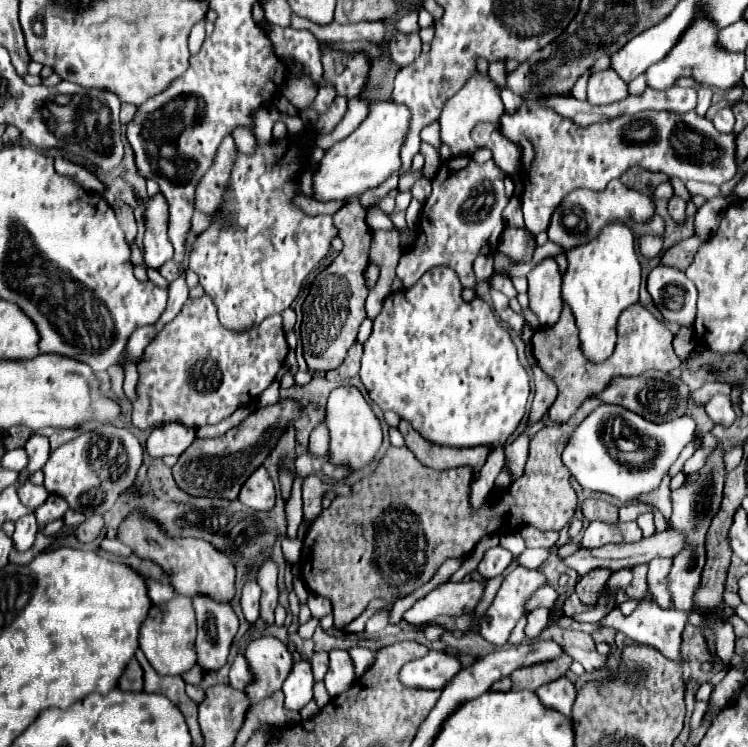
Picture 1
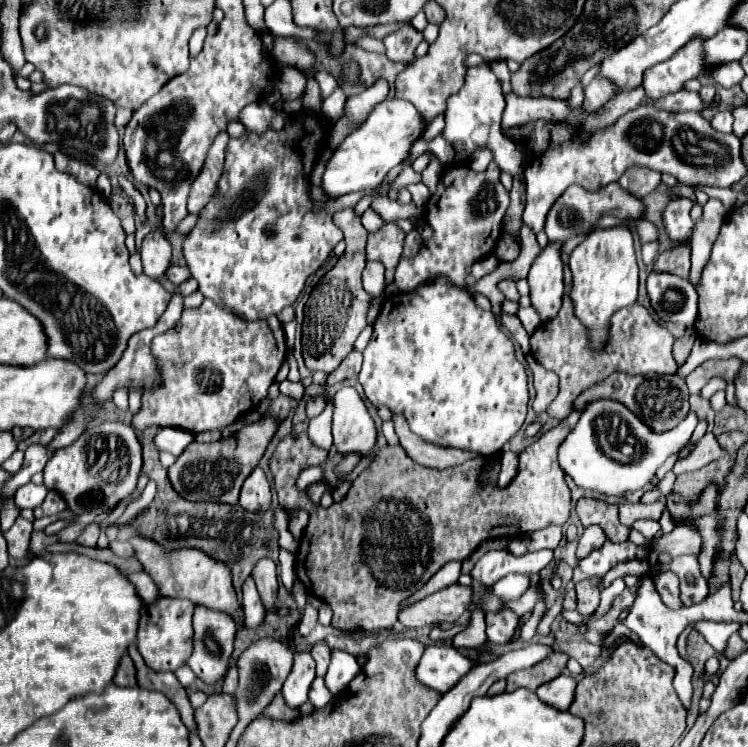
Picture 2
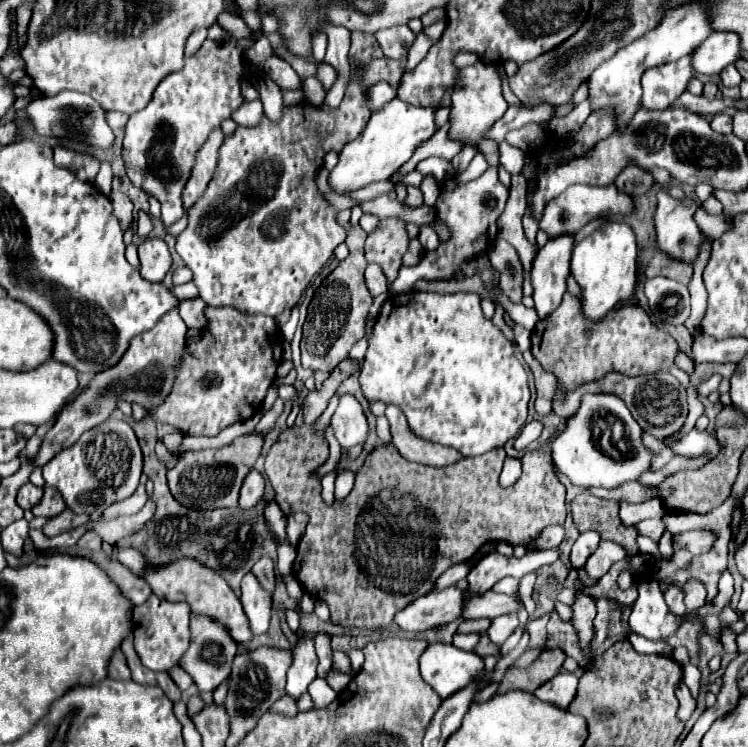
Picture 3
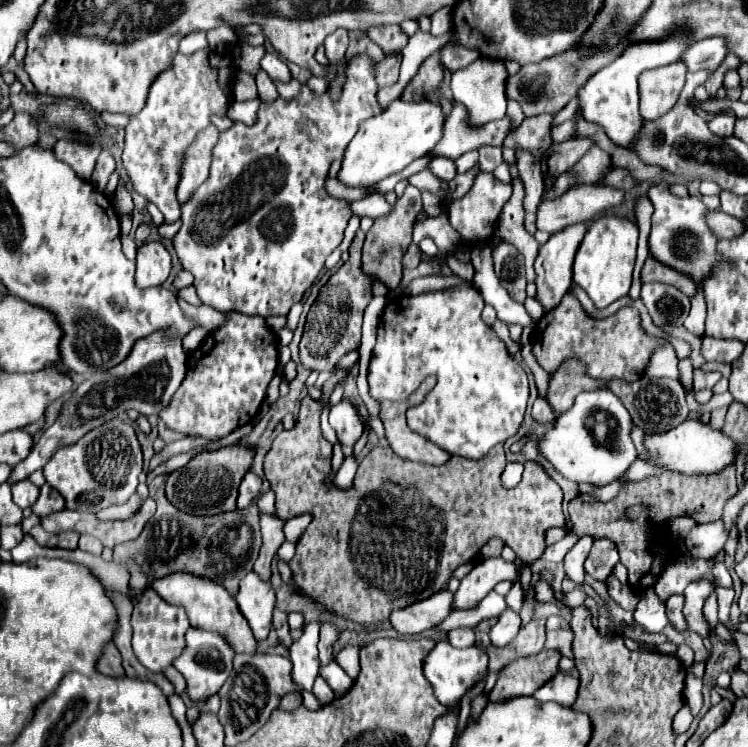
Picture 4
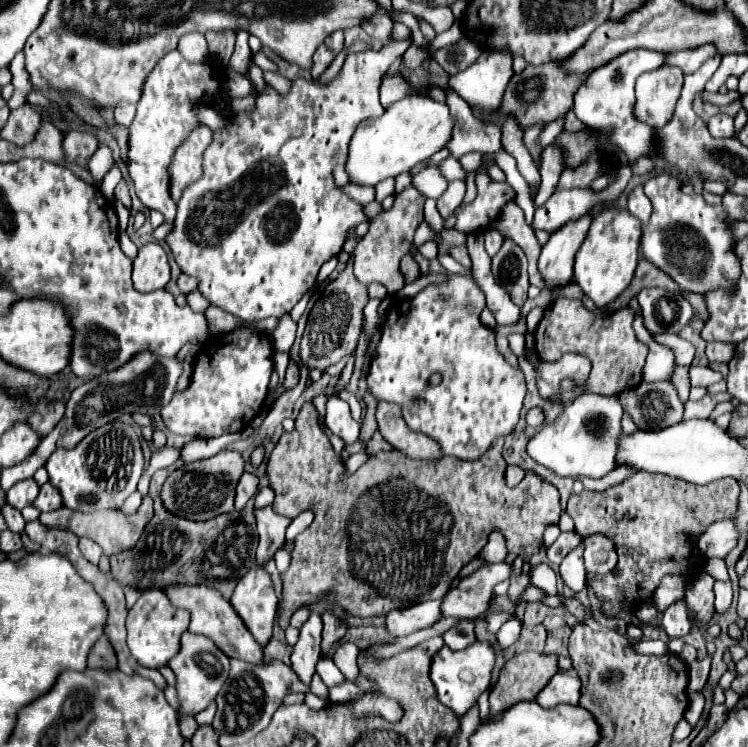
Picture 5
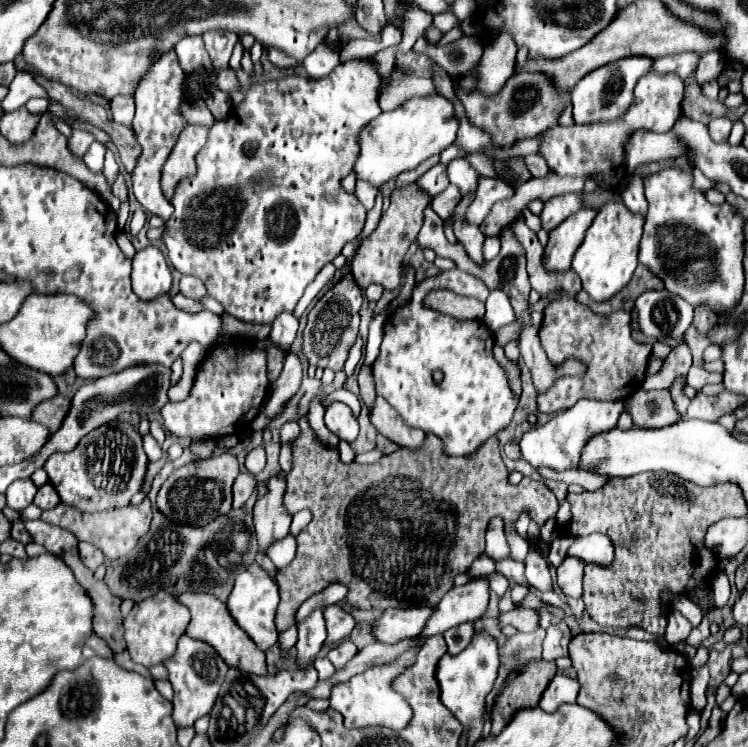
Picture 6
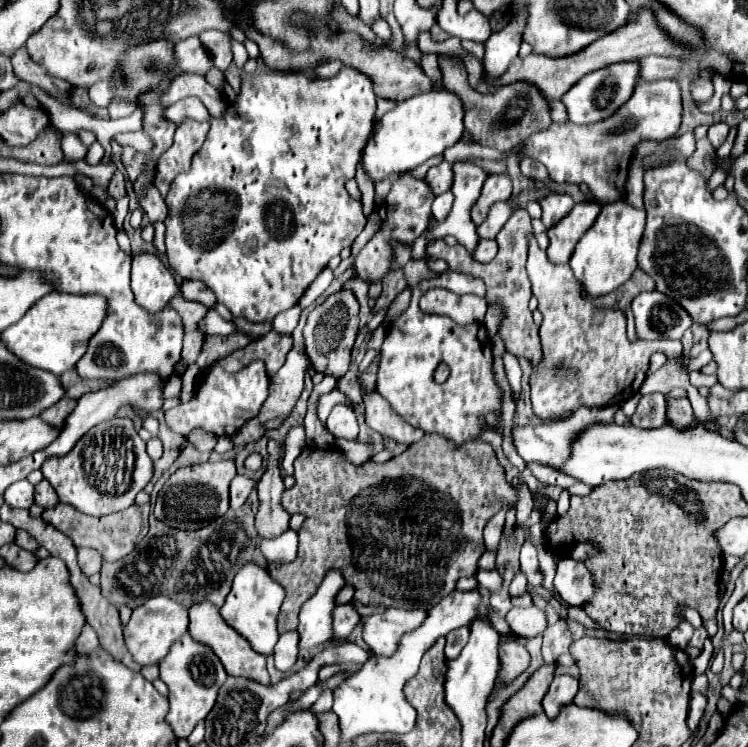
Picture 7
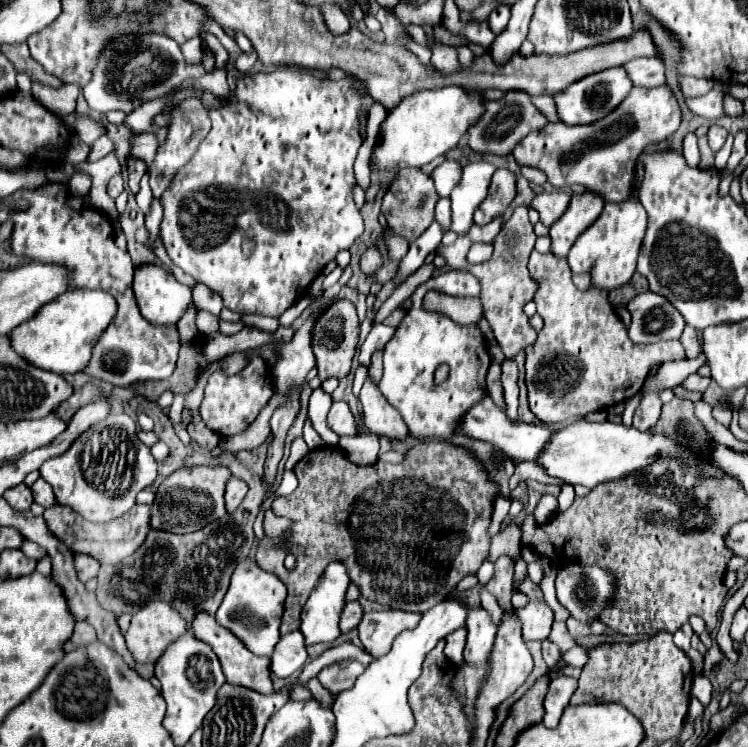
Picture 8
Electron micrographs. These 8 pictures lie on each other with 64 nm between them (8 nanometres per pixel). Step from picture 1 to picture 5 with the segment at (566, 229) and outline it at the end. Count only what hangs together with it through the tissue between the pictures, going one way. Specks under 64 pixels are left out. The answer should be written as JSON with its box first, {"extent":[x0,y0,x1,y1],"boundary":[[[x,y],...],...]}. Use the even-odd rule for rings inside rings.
{"extent":[532,170,630,234],"boundary":[[[620,170],[616,182],[612,182],[608,188],[604,188],[600,192],[596,192],[592,188],[558,190],[546,200],[544,206],[536,208],[532,228],[534,230],[546,230],[546,232],[552,234],[558,228],[562,228],[564,224],[568,224],[572,220],[578,220],[586,214],[592,214],[592,210],[598,202],[612,204],[624,192],[628,180],[630,180],[630,172]]]}

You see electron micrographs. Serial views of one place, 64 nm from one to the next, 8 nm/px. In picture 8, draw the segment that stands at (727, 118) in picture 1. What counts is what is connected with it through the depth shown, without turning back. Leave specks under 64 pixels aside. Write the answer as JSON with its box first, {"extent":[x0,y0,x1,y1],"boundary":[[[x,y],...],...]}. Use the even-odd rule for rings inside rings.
{"extent":[708,124,728,152],"boundary":[[[716,124],[710,126],[710,130],[708,130],[708,144],[710,144],[712,152],[718,152],[718,150],[720,150],[720,146],[722,146],[724,140],[726,140],[726,136],[728,136],[728,130],[726,130],[726,128],[716,126]]]}

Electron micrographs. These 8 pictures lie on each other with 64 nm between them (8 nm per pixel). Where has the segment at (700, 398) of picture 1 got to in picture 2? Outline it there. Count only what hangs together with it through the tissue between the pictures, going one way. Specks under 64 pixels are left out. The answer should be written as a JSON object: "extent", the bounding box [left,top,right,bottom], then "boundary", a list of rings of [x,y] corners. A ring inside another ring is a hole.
{"extent":[700,378,726,398],"boundary":[[[712,378],[704,388],[702,388],[702,392],[700,392],[700,396],[702,398],[710,398],[714,392],[718,392],[718,390],[726,390],[726,380],[722,380],[722,378]]]}

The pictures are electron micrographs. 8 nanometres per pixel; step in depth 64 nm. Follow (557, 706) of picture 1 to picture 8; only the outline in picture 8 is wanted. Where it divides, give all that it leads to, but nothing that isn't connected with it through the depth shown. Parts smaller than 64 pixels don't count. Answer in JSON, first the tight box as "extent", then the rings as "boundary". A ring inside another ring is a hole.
{"extent":[544,674,578,728],"boundary":[[[564,674],[552,678],[548,694],[544,698],[544,710],[546,710],[544,724],[548,728],[556,728],[556,724],[560,722],[564,708],[568,706],[572,694],[576,692],[576,684],[578,684],[576,678],[570,678],[570,676],[564,676]]]}

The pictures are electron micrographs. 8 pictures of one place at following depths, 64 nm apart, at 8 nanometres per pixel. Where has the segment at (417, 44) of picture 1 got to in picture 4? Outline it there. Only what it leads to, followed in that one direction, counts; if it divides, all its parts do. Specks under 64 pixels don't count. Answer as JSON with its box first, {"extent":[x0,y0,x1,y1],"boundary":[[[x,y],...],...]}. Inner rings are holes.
{"extent":[368,24,408,54],"boundary":[[[396,24],[372,28],[368,30],[368,36],[384,50],[384,54],[400,54],[402,48],[408,44],[408,36]]]}

